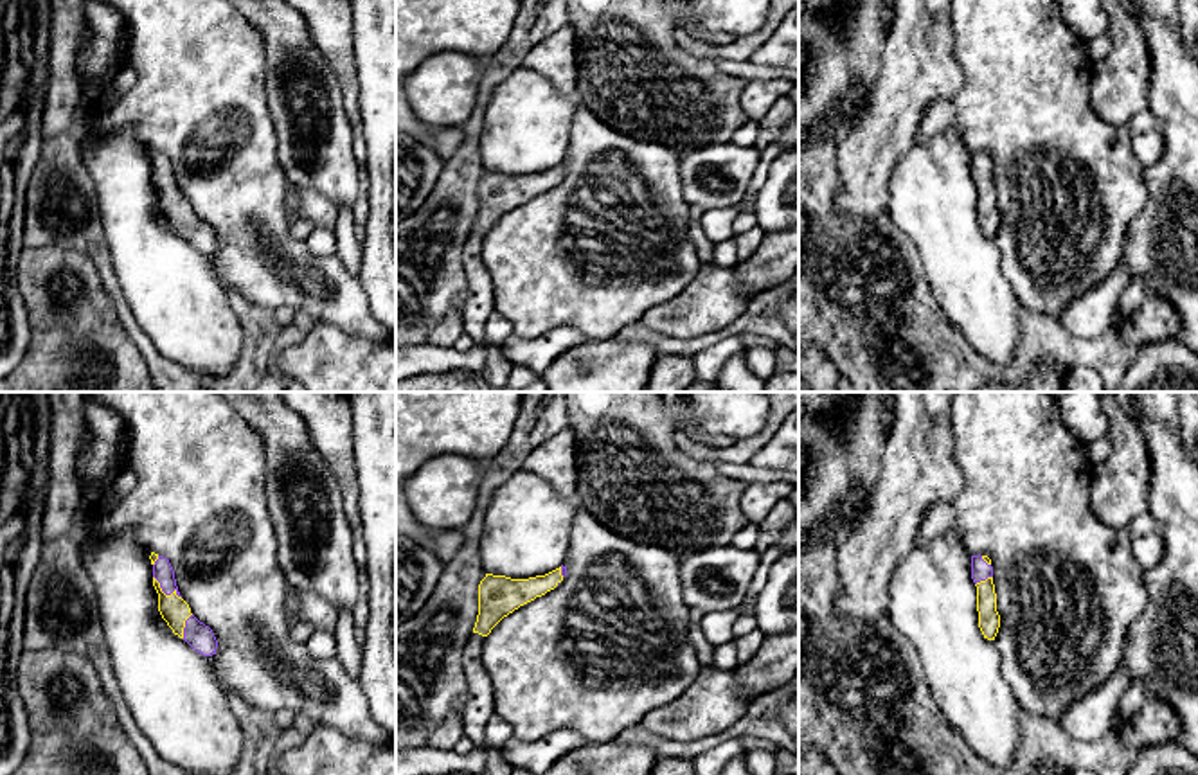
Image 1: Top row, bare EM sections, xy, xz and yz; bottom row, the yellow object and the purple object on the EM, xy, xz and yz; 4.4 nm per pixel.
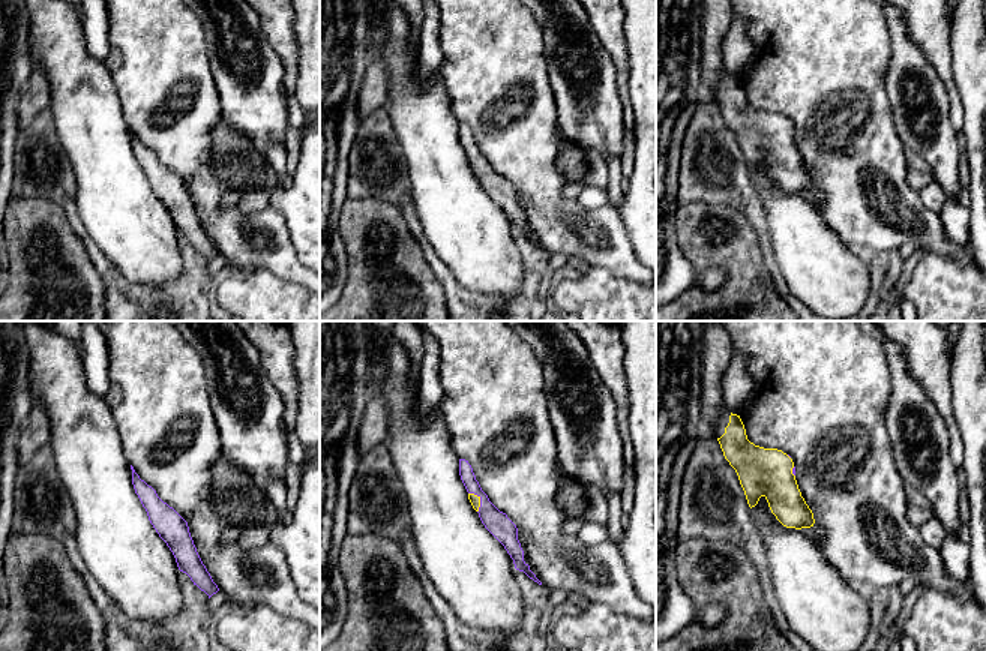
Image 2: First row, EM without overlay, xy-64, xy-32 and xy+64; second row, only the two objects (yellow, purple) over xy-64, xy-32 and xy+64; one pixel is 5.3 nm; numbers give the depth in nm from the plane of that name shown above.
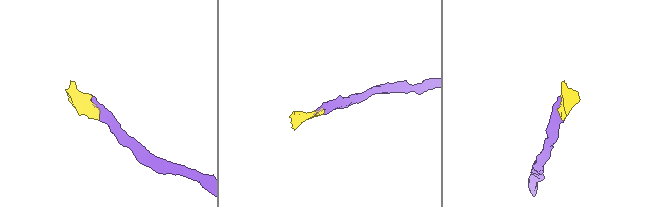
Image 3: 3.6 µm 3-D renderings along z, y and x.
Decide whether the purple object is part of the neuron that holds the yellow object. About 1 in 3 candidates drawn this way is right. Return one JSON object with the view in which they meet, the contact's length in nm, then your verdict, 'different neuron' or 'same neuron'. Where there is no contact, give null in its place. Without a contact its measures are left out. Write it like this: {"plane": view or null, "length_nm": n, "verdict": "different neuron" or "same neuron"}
{"plane": "xy", "length_nm": 160, "verdict": "same neuron"}

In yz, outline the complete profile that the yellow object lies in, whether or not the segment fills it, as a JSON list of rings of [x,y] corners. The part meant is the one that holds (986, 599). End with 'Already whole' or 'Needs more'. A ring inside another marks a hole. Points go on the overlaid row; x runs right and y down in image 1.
[[[971,556],[971,579],[977,586],[979,628],[984,638],[995,640],[1000,628],[1000,615],[997,611],[993,566],[988,556]]]. Needs more

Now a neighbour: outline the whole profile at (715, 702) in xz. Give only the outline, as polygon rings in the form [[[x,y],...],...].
[[[702,667],[694,683],[676,699],[644,716],[649,732],[673,741],[698,741],[727,730],[750,705],[734,671]]]

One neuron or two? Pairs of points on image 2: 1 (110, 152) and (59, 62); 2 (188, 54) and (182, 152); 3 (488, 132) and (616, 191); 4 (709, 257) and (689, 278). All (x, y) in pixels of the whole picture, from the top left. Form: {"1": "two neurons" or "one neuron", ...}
{"1": "one neuron", "2": "one neuron", "3": "two neurons", "4": "two neurons"}

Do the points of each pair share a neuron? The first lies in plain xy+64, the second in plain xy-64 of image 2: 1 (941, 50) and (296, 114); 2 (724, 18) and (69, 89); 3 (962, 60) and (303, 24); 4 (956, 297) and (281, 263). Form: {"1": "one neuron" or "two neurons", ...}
{"1": "one neuron", "2": "two neurons", "3": "one neuron", "4": "two neurons"}

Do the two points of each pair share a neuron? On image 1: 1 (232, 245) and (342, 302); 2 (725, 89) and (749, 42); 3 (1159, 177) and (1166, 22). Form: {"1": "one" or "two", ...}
{"1": "one", "2": "two", "3": "one"}

